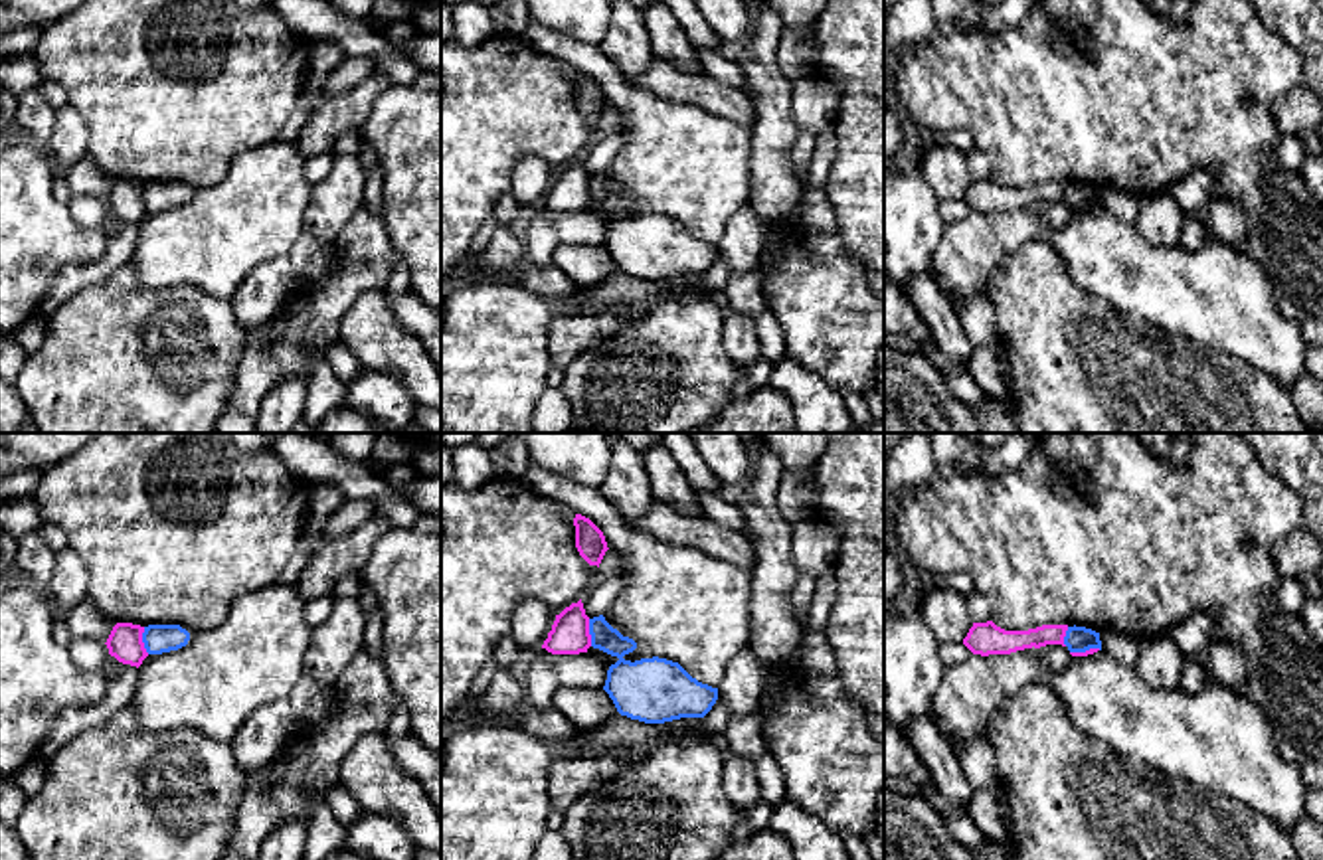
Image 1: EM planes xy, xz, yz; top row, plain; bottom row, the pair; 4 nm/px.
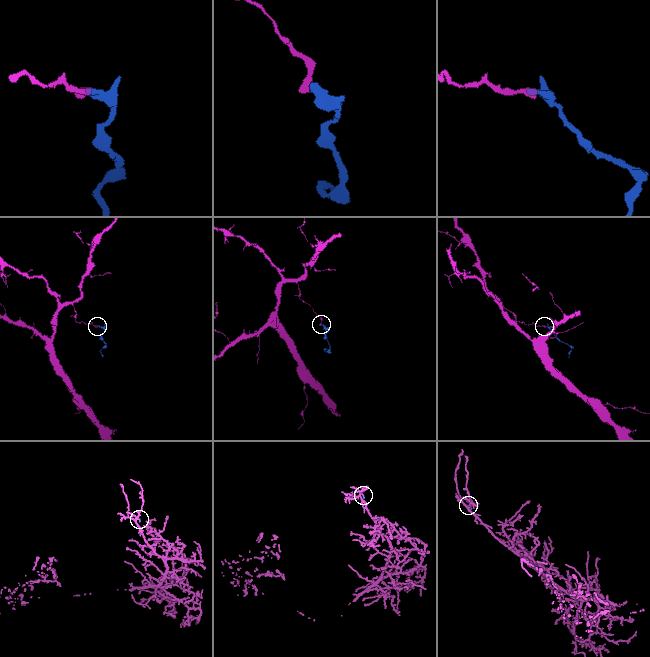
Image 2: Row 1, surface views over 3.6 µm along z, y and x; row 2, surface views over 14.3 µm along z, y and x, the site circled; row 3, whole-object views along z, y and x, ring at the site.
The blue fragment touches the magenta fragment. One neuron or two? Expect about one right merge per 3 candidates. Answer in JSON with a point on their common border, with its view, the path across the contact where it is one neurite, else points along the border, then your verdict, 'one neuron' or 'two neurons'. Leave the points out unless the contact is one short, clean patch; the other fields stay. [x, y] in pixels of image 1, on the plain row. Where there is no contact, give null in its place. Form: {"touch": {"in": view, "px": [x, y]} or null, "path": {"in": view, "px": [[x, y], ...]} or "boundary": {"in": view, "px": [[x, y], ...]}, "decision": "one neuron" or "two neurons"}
{"touch": {"in": "xy", "px": [143, 198]}, "boundary": {"in": "xy", "px": [[143, 184], [143, 204], [149, 210]]}, "decision": "two neurons"}

